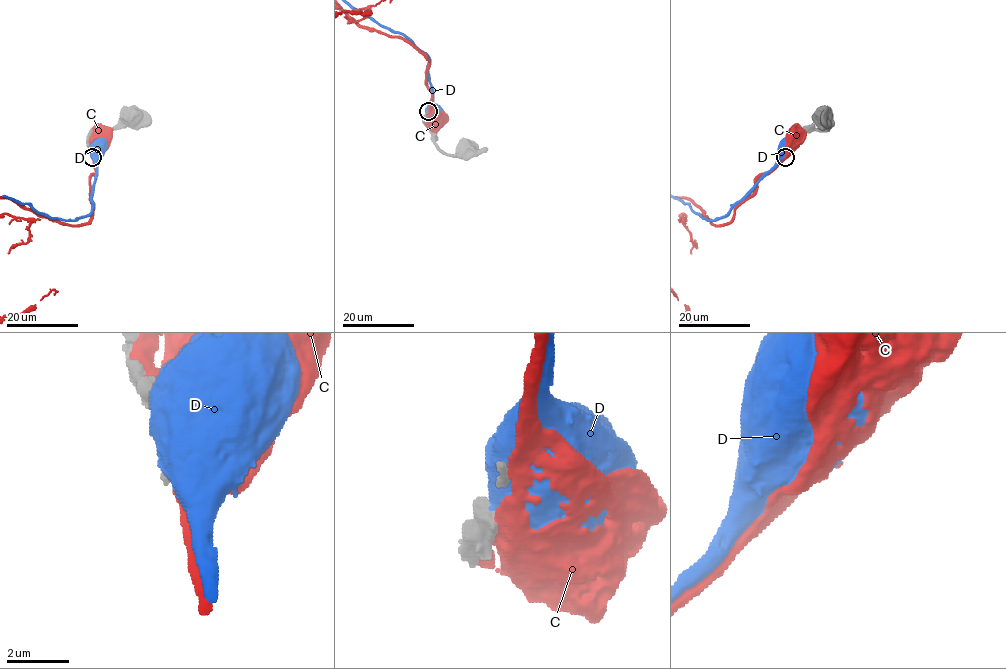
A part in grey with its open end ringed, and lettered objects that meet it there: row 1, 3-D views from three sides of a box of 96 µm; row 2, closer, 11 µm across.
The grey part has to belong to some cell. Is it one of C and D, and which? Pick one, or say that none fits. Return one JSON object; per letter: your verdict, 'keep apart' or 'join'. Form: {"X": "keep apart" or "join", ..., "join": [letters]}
{"C": "keep apart", "D": "keep apart", "join": []}

